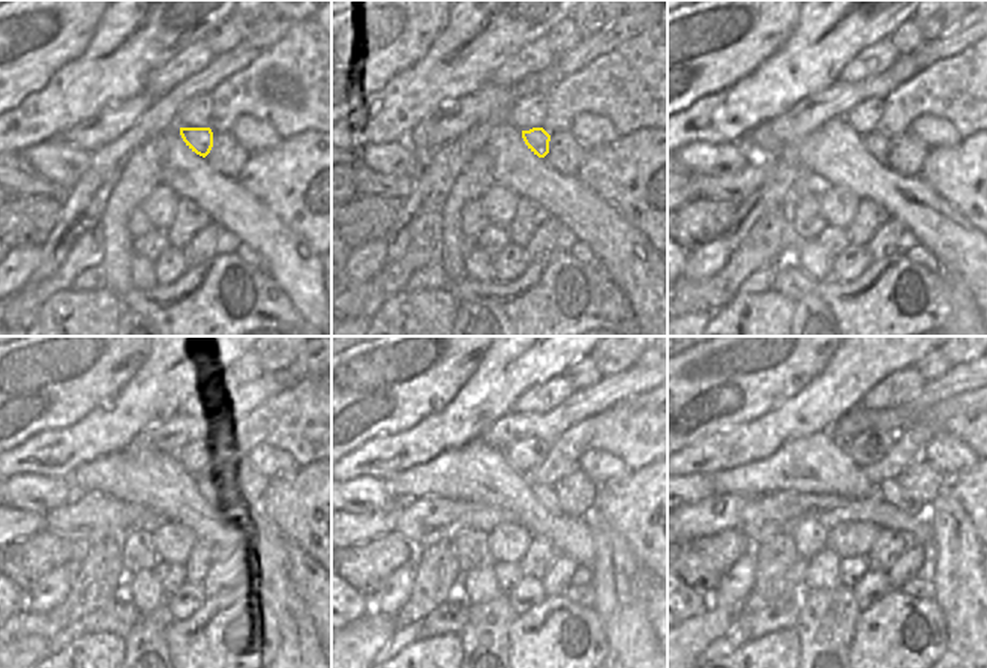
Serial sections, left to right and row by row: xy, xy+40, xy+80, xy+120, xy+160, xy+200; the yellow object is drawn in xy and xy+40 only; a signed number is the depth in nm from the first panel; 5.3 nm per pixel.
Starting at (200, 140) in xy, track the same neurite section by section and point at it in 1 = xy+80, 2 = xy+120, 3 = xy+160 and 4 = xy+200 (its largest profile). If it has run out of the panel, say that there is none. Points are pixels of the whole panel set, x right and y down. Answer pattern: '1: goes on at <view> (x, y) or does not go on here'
1: goes on at xy+80 (875, 143)
2: goes on at xy+120 (209, 488)
3: goes on at xy+160 (545, 493)
4: goes on at xy+200 (890, 491)

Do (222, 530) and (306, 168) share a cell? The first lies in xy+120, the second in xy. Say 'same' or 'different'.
different

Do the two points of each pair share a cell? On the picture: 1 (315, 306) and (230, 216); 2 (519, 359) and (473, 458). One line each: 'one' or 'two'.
1: one
2: two

